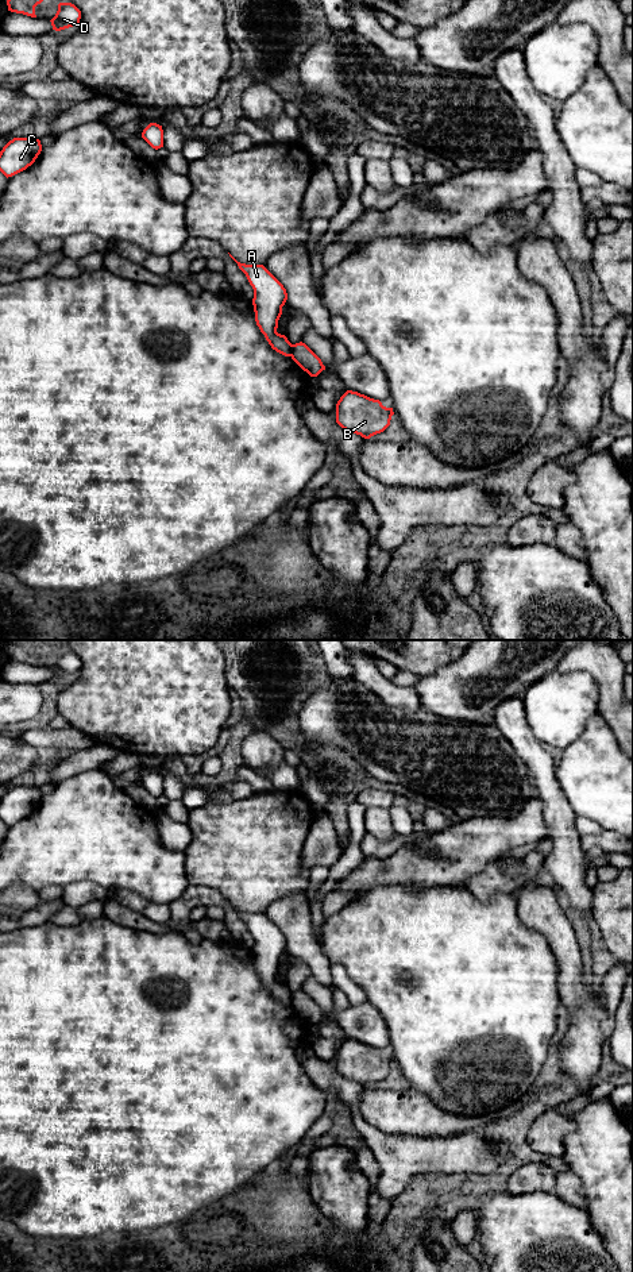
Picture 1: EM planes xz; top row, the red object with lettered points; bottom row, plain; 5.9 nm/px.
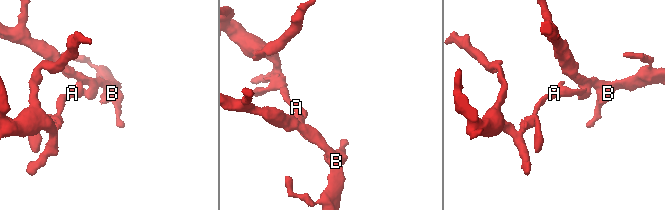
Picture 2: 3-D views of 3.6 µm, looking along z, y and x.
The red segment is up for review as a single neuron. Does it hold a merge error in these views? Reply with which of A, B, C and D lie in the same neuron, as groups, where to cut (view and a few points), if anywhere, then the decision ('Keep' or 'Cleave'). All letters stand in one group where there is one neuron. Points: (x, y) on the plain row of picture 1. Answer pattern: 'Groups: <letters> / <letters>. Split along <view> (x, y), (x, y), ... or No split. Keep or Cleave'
Groups: A C D / B. Split along xz (293, 993), (289, 1003). Cleave

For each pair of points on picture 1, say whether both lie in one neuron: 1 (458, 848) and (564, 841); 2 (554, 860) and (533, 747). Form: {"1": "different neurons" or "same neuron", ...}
{"1": "different neurons", "2": "same neuron"}

